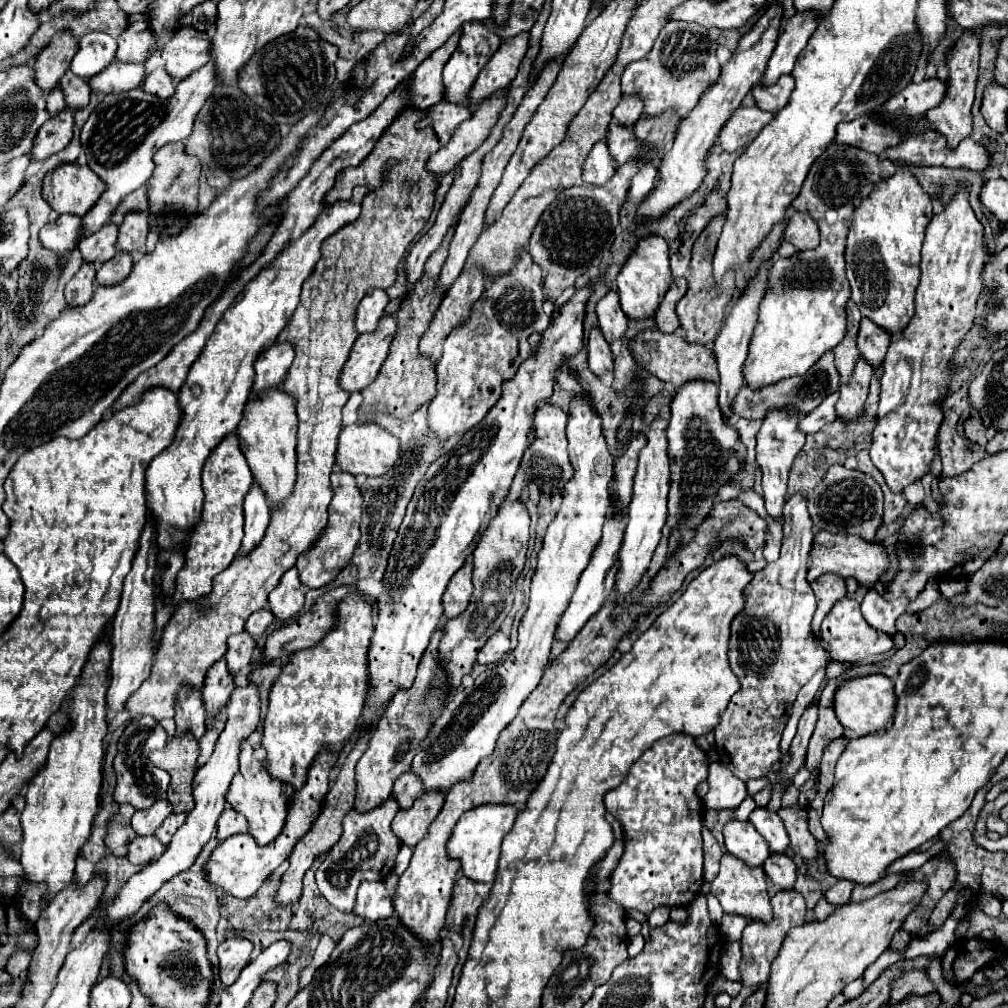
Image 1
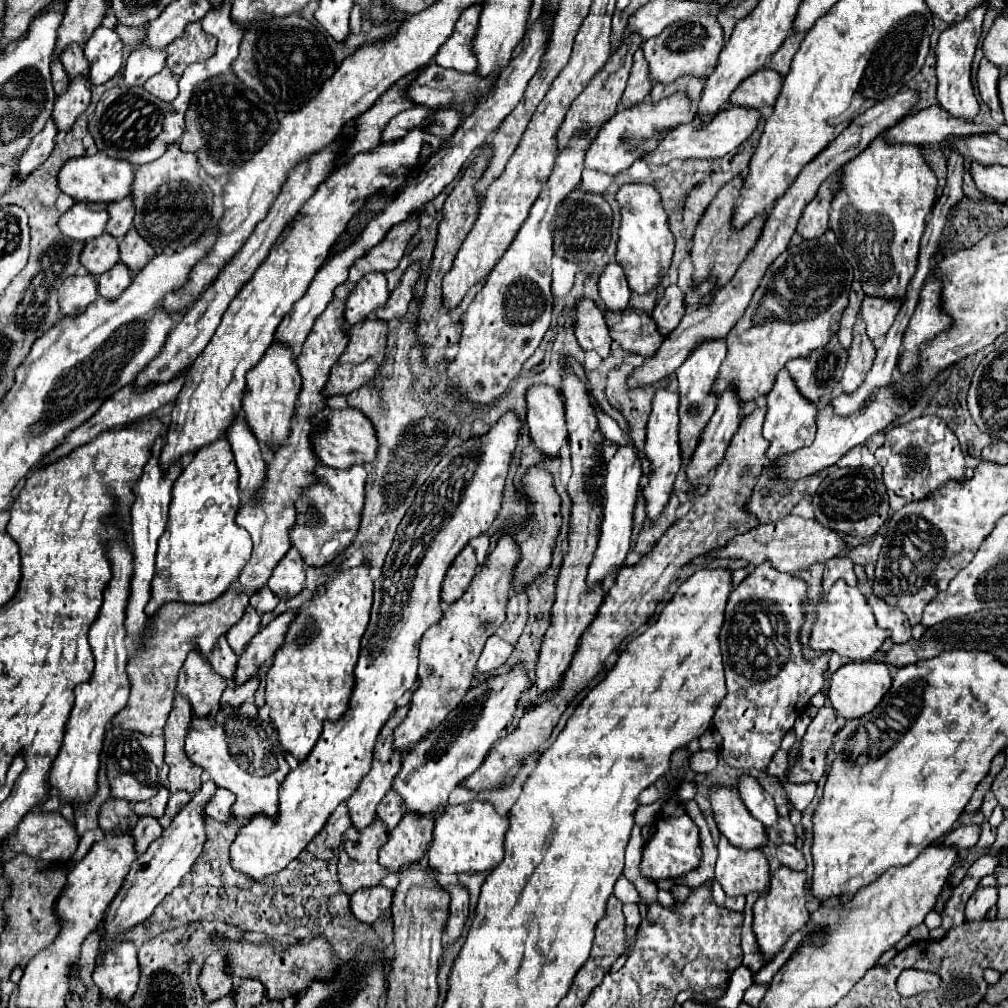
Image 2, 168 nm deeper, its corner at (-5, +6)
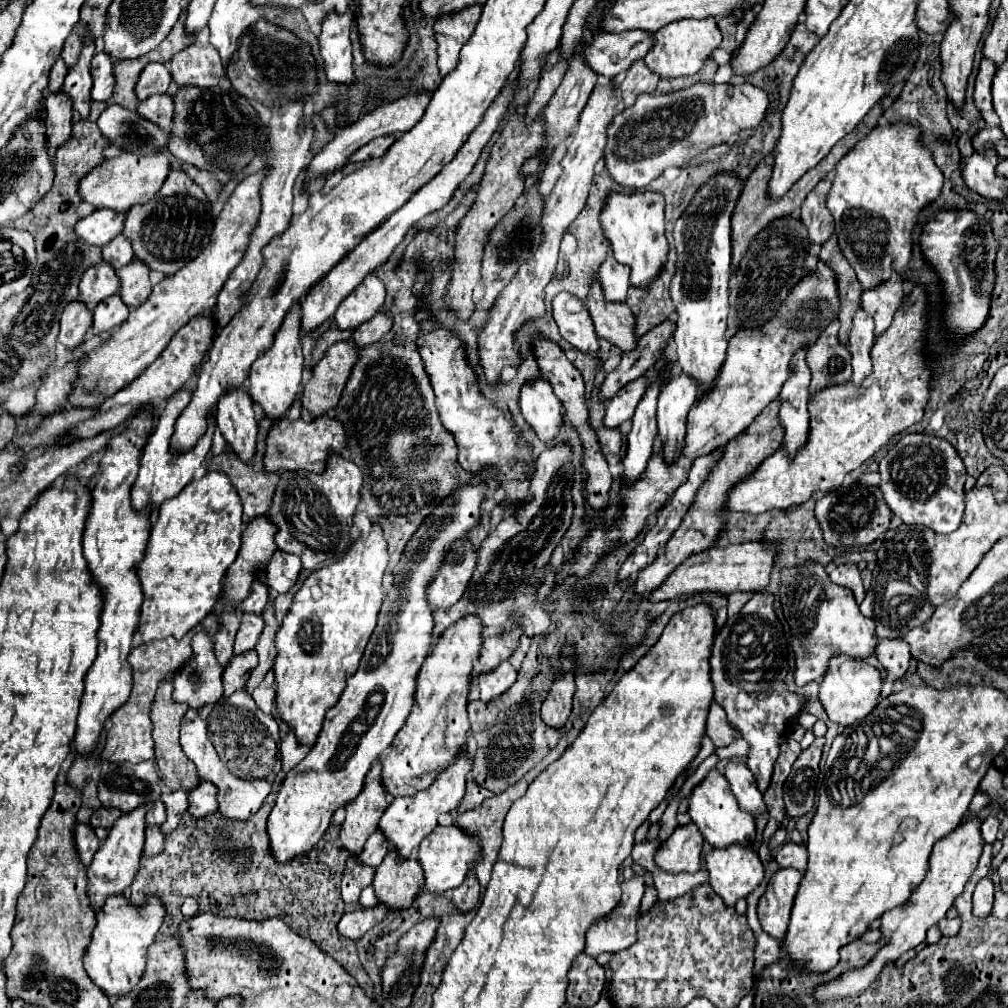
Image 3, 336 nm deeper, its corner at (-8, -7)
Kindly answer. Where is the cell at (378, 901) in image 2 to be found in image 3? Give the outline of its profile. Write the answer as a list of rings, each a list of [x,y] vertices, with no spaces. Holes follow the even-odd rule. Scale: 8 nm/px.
[[[375,906],[375,908],[359,908],[349,910],[343,914],[339,922],[339,932],[351,940],[359,940],[365,932],[369,932],[373,926],[377,926],[385,916],[389,908],[387,906]]]

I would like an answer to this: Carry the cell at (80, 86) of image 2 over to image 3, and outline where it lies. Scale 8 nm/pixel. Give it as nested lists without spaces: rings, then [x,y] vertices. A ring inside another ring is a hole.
[[[85,38],[83,50],[79,56],[79,62],[69,70],[63,82],[63,92],[73,102],[73,112],[77,120],[89,118],[89,106],[91,106],[91,74],[89,74],[89,62],[95,54],[93,38]]]

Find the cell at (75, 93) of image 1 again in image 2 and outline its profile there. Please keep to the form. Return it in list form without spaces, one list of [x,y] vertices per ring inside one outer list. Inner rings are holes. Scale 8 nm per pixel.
[[[68,45],[64,53],[60,53],[60,61],[68,73],[68,77],[78,77],[78,75],[88,75],[88,61],[84,57],[84,51],[80,45]]]

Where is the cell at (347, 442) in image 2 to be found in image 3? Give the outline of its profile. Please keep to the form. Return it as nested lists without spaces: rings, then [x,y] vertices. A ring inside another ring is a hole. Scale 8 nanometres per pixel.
[[[319,416],[311,422],[305,422],[301,418],[281,418],[279,424],[275,424],[267,436],[267,452],[265,452],[265,470],[267,472],[279,472],[279,470],[307,470],[315,474],[323,474],[327,468],[329,450],[341,454],[345,448],[349,448],[347,432],[343,430],[343,422],[337,418]]]

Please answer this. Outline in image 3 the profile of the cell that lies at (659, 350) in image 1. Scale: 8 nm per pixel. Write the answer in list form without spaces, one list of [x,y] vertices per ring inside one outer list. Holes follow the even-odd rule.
[[[593,282],[587,300],[587,308],[593,318],[597,336],[617,346],[621,352],[635,350],[639,338],[635,334],[635,316],[629,310],[629,306],[607,302],[603,298],[599,282]]]

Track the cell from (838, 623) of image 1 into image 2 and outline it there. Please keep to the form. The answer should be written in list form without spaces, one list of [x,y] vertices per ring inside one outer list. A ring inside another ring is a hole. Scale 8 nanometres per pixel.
[[[836,581],[828,593],[822,593],[820,603],[814,611],[814,625],[810,633],[810,649],[814,651],[834,651],[848,659],[870,659],[890,633],[880,629],[874,621],[872,609],[868,609],[866,597],[858,587],[848,587],[844,581]]]

